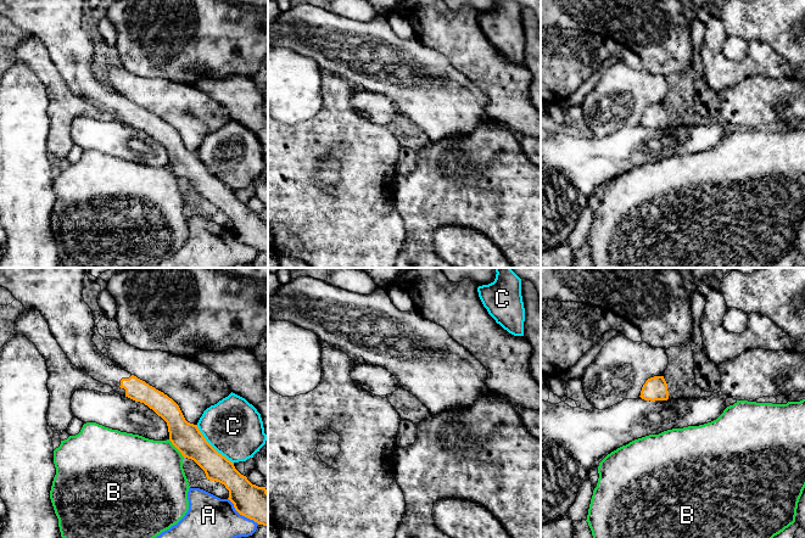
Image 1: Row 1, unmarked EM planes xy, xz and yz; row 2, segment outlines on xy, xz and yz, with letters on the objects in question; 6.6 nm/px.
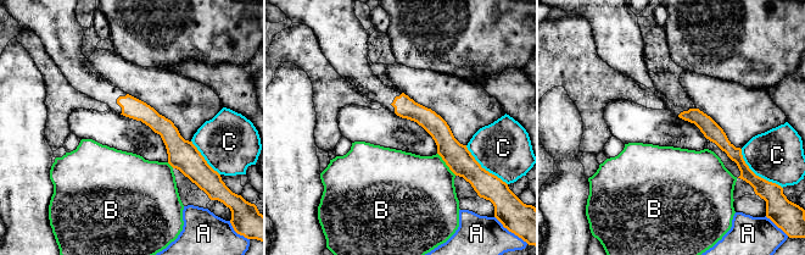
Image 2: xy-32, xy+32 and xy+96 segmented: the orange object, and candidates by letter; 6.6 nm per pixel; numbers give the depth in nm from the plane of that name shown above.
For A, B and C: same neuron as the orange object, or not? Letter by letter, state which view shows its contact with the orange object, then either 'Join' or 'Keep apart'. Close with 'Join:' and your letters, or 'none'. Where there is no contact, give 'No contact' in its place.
A: Touches orange in xy. Keep apart
B: Touches orange in xy. Keep apart
C: Touches orange in xy. Keep apart
Join: none

